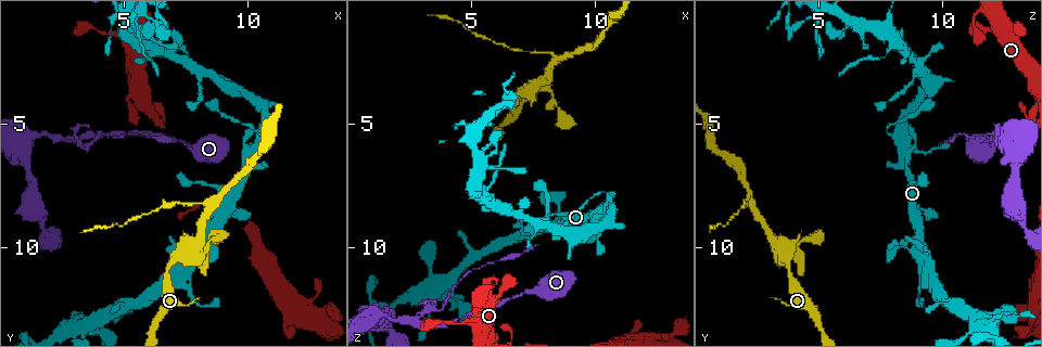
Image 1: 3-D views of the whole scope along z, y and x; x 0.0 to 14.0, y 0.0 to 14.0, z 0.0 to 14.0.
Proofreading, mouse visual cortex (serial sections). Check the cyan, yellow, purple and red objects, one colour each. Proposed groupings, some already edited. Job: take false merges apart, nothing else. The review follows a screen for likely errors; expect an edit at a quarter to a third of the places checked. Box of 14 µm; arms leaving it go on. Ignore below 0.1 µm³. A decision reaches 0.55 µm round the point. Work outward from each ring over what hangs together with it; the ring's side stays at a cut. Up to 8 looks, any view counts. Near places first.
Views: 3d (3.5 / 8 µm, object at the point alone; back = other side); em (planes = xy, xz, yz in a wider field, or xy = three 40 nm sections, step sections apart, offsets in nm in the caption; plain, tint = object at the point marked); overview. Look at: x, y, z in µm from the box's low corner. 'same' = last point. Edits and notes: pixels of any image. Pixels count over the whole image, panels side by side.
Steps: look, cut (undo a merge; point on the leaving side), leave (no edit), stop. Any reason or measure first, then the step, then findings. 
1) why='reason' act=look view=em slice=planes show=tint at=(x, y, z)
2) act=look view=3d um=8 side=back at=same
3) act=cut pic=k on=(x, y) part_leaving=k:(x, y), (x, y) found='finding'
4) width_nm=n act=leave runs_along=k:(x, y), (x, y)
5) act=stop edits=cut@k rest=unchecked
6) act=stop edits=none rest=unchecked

why='arms part here' act=look view=3d um=3.5 at=(10.3, 5.8, 8.5)

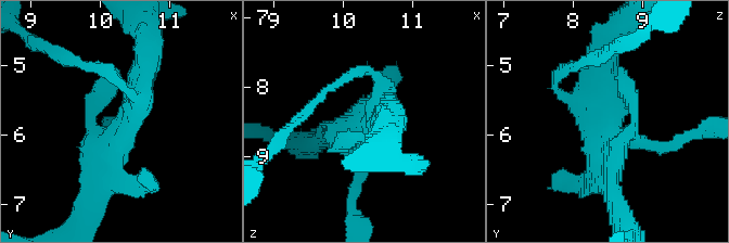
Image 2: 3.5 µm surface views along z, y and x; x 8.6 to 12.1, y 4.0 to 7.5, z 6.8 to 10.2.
act=leave runs_along=2:(98, 190), (148, 56) found='one cell here'

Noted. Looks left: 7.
why='branch point' act=look view=3d um=3.5 at=(8.4, 8.3, 2.3)

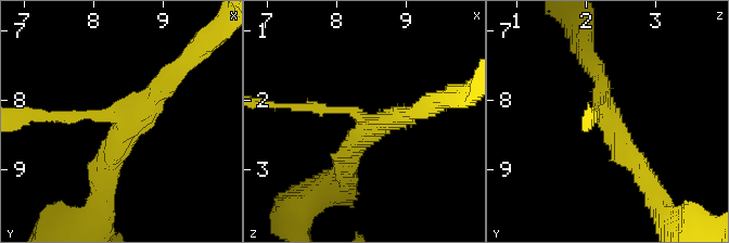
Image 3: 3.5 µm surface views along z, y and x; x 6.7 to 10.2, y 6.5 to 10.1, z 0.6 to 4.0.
why='now the EM' act=look view=em slice=planes show=tint at=(8.45, 8.35, 2.35)

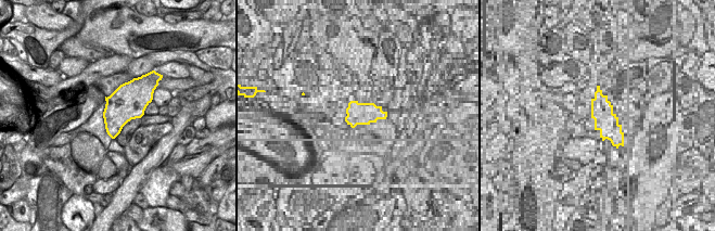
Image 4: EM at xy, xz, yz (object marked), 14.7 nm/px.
why='cut it another way' act=look view=em slice=xy step=2 show=tint at=same

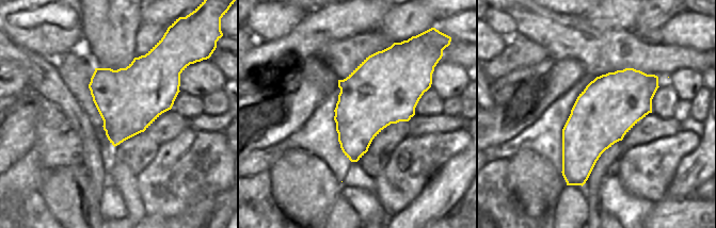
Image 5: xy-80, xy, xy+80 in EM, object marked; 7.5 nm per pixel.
act=leave runs_along=3:(103, 183), (123, 126), (176, 73) found='all the same cell'

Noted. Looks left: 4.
why='branch point' act=look view=3d um=3.5 at=(8.3, 10.3, 4.0)

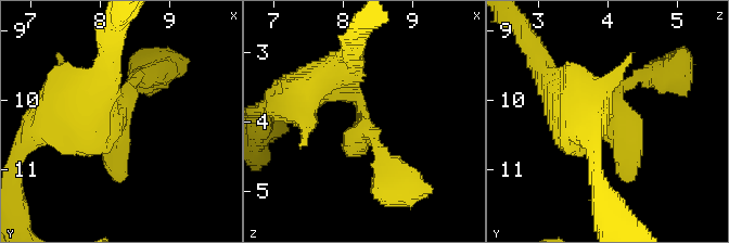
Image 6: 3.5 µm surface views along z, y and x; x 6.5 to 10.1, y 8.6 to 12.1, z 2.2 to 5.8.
act=look view=em slice=xy step=2 show=tint at=(8.30, 10.35, 3.90)

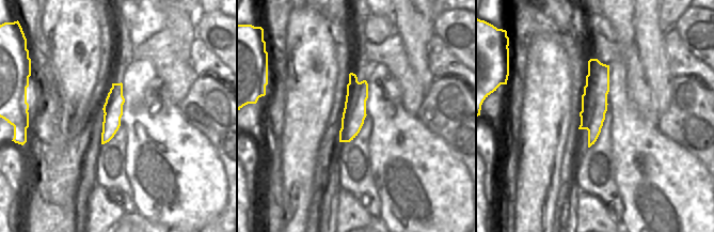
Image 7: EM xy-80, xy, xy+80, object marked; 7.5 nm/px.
act=leave found='all the same cell'

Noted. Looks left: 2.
act=stop edits=none rest=unchecked

